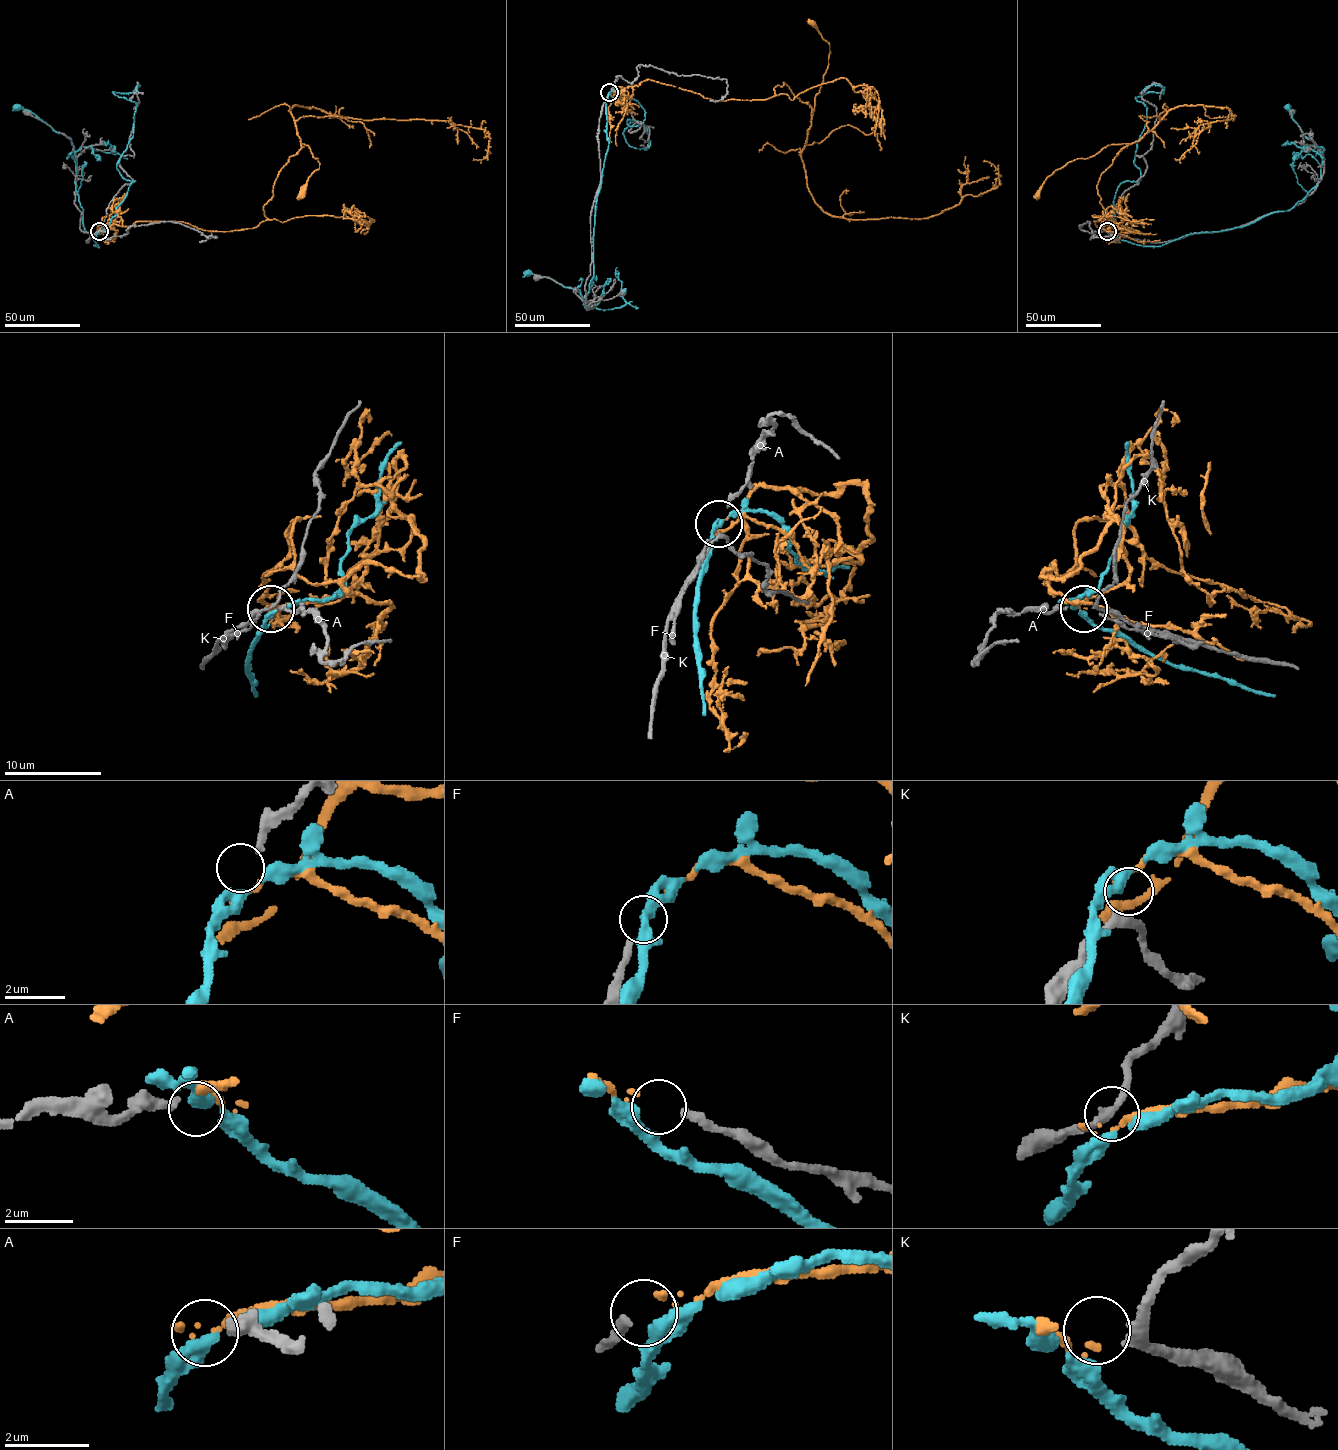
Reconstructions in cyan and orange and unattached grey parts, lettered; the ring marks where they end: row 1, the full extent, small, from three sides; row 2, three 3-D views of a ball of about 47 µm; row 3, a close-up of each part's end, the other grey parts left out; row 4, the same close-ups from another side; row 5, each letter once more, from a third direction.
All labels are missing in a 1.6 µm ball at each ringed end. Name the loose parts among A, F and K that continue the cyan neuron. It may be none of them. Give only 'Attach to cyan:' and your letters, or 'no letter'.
Attach to cyan: A

